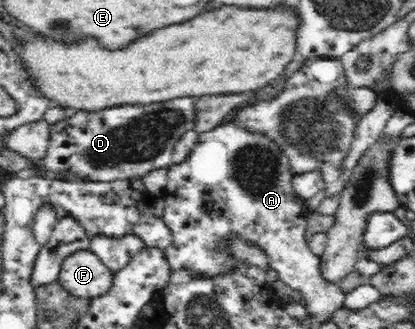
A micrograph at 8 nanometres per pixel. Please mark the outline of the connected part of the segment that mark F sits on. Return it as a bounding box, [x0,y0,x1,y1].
[58,249,115,300]

